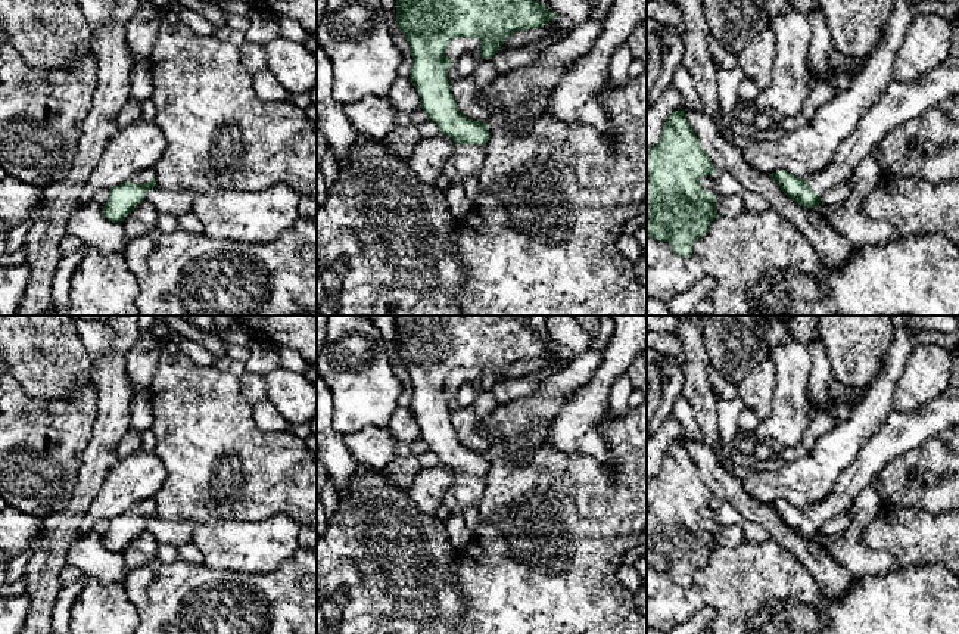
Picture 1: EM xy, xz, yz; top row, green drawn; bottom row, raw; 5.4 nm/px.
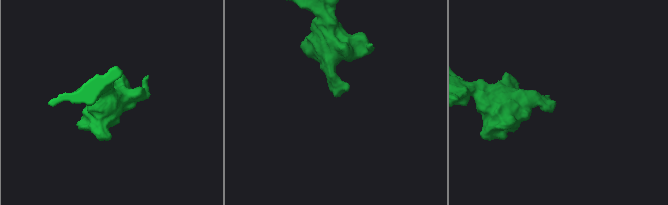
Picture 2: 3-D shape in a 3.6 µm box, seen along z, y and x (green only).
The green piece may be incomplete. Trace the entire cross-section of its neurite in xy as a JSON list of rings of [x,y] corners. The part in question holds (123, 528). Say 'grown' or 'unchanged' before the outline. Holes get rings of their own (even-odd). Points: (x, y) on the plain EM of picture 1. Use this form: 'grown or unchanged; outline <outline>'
grown; outline [[[146,500],[133,506],[127,513],[109,520],[109,529],[106,535],[102,537],[103,546],[112,553],[122,553],[155,516],[156,510],[153,500]]]

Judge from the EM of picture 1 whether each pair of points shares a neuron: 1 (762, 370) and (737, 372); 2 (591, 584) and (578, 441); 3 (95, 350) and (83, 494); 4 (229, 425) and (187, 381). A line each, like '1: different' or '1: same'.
1: different
2: different
3: different
4: same

